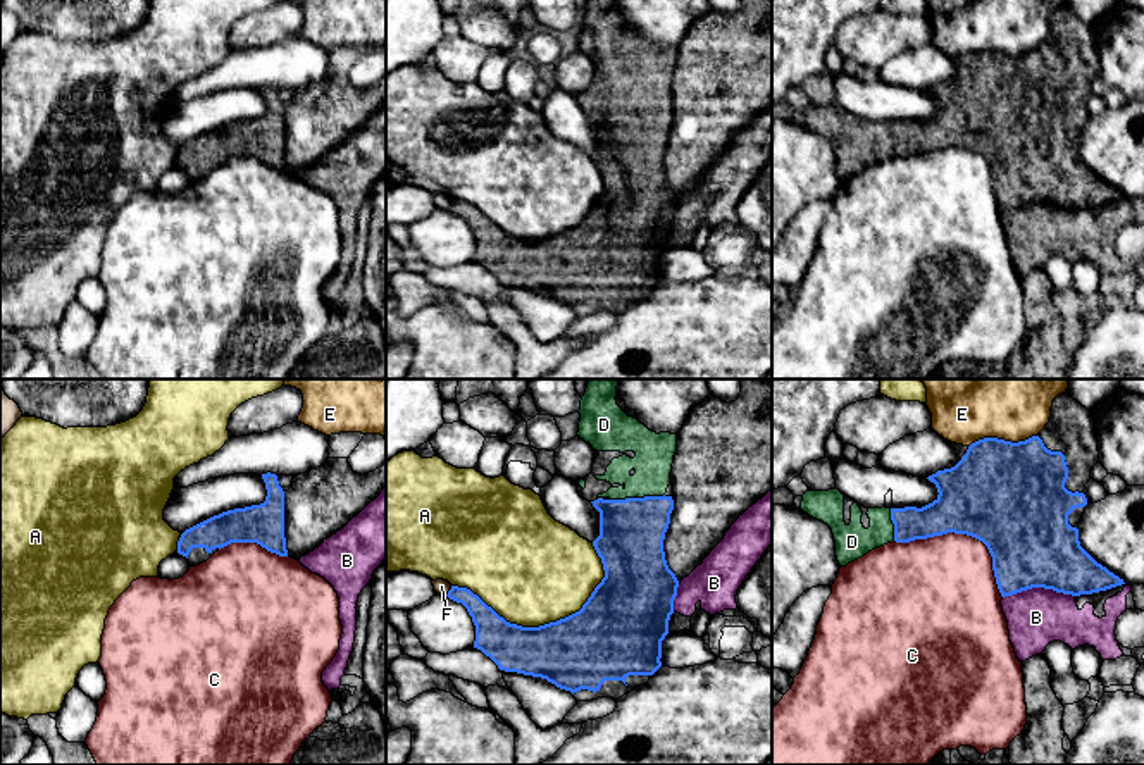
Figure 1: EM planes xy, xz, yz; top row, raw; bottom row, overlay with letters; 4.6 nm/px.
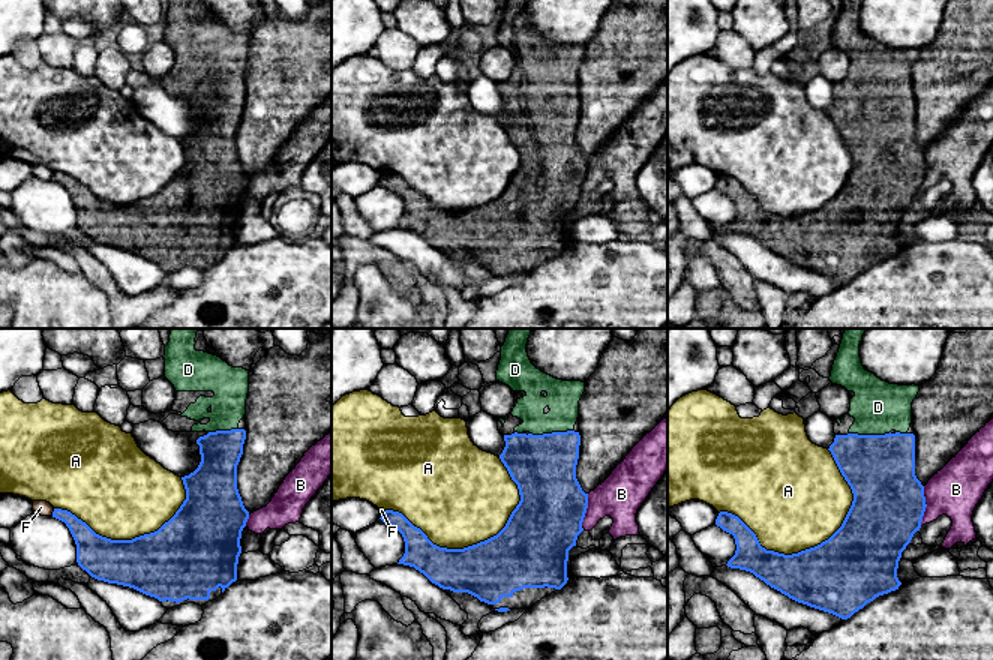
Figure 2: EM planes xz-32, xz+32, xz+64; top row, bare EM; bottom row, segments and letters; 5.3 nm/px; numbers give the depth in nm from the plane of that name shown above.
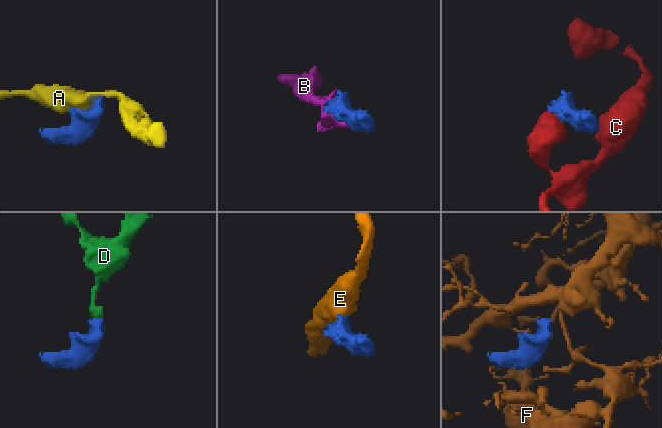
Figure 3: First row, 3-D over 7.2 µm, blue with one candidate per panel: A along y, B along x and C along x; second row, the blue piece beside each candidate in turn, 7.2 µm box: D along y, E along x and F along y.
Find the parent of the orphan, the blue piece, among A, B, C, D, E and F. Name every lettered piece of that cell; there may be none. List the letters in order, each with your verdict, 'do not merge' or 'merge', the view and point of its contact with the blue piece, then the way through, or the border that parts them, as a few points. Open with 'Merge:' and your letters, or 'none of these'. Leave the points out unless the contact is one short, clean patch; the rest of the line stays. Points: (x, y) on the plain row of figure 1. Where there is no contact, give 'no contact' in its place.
Merge: D
A: do not merge | xz (534, 242)
B: do not merge | yz (1038, 200)
C: do not merge | yz (965, 147)
D: merge | xz (636, 112) | across xz (631, 150), (636, 112), (652, 93), (653, 73)
E: do not merge | yz (1003, 54)
F: do not merge | xz (448, 205)

